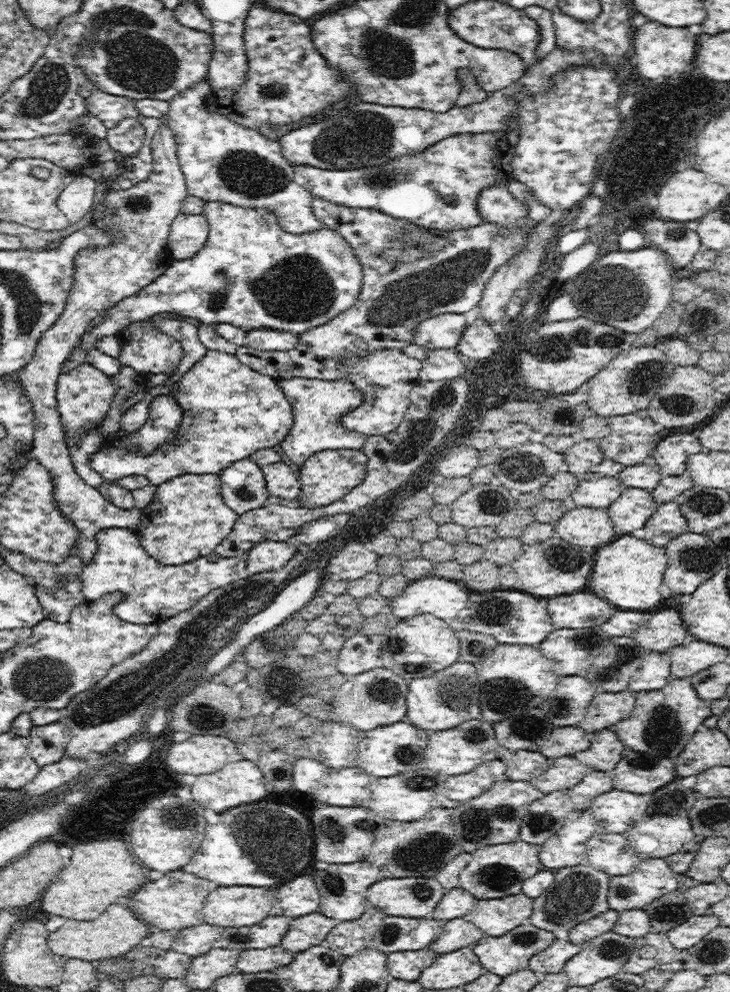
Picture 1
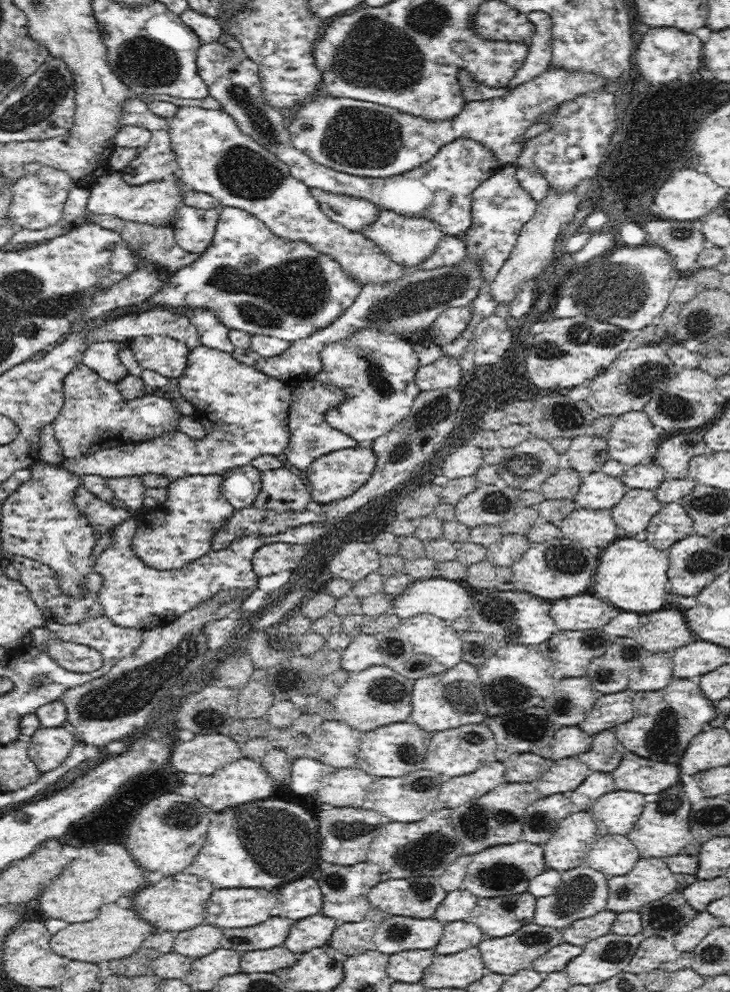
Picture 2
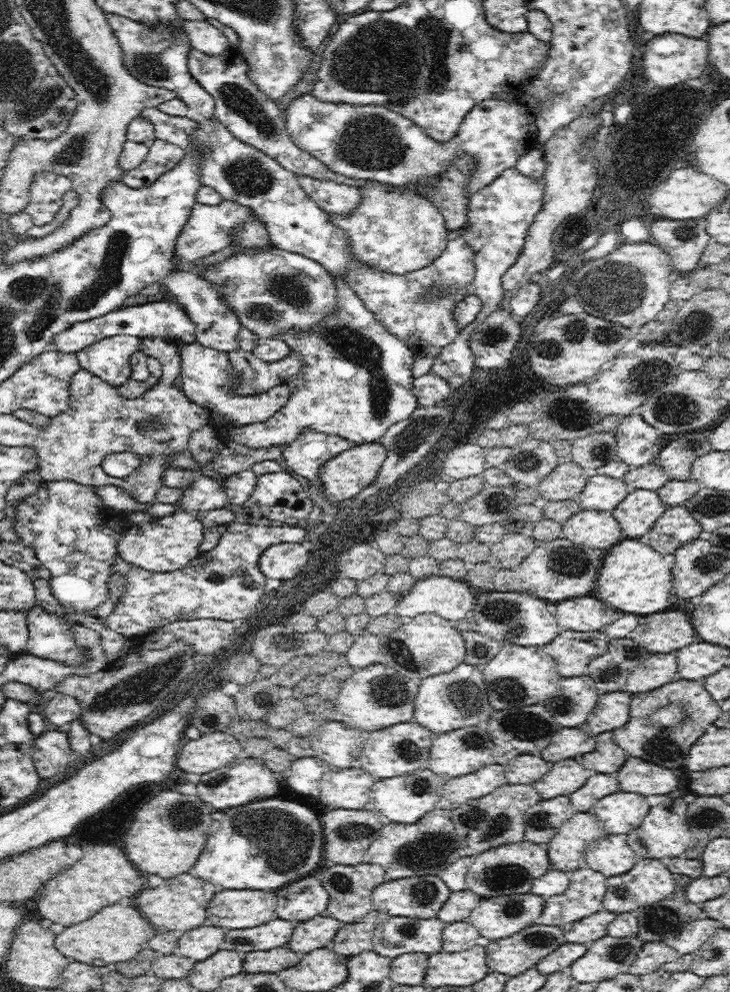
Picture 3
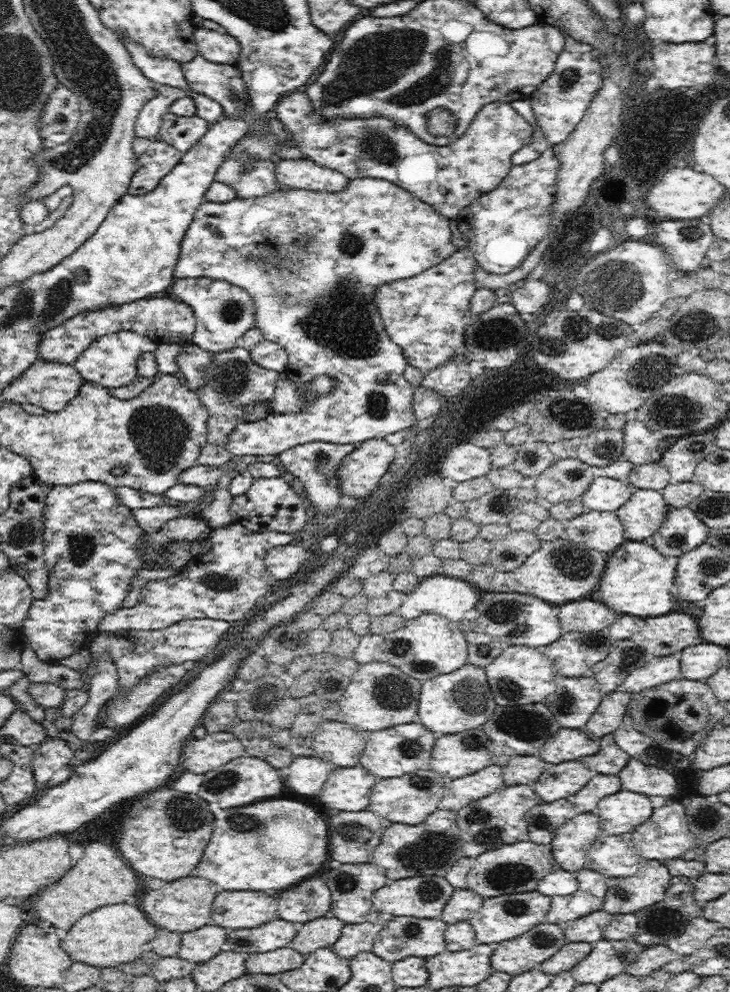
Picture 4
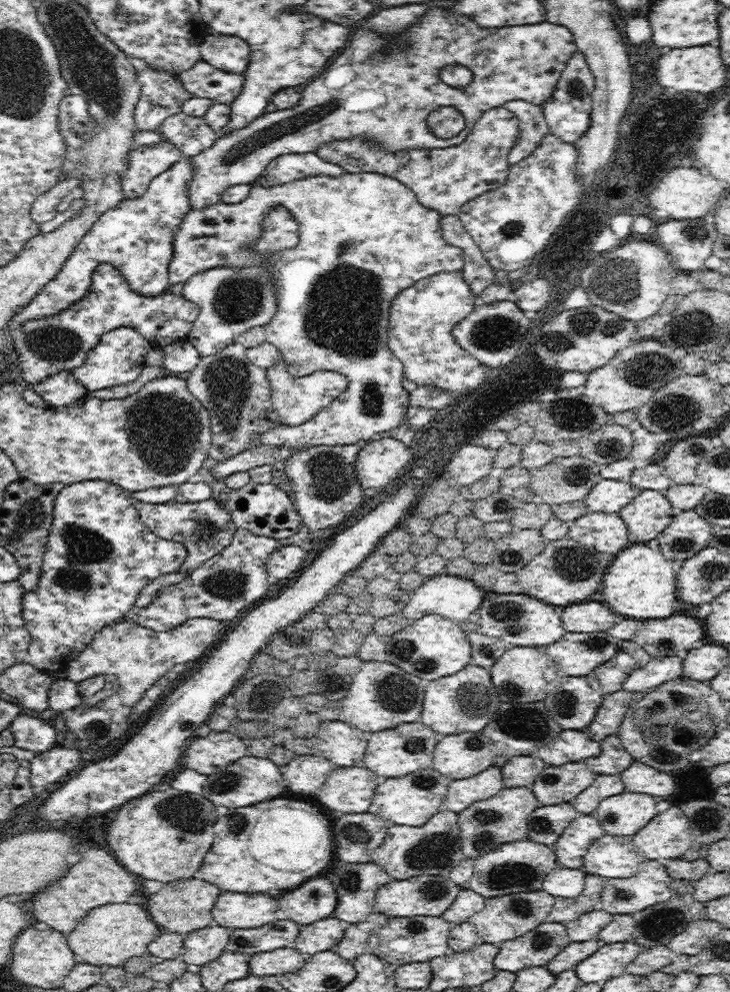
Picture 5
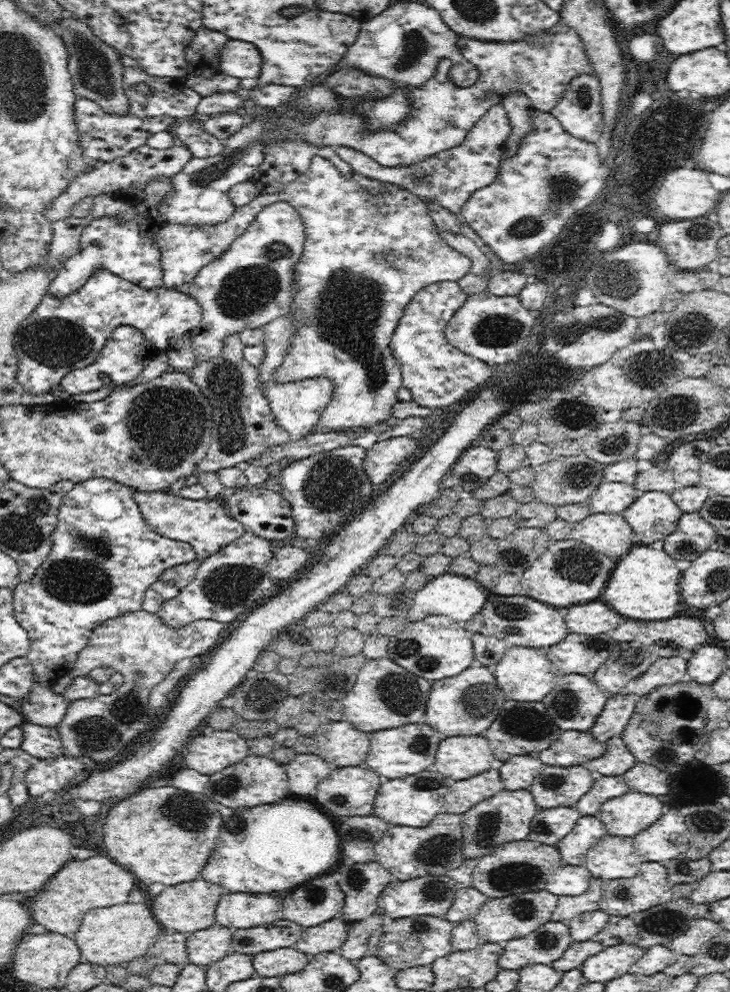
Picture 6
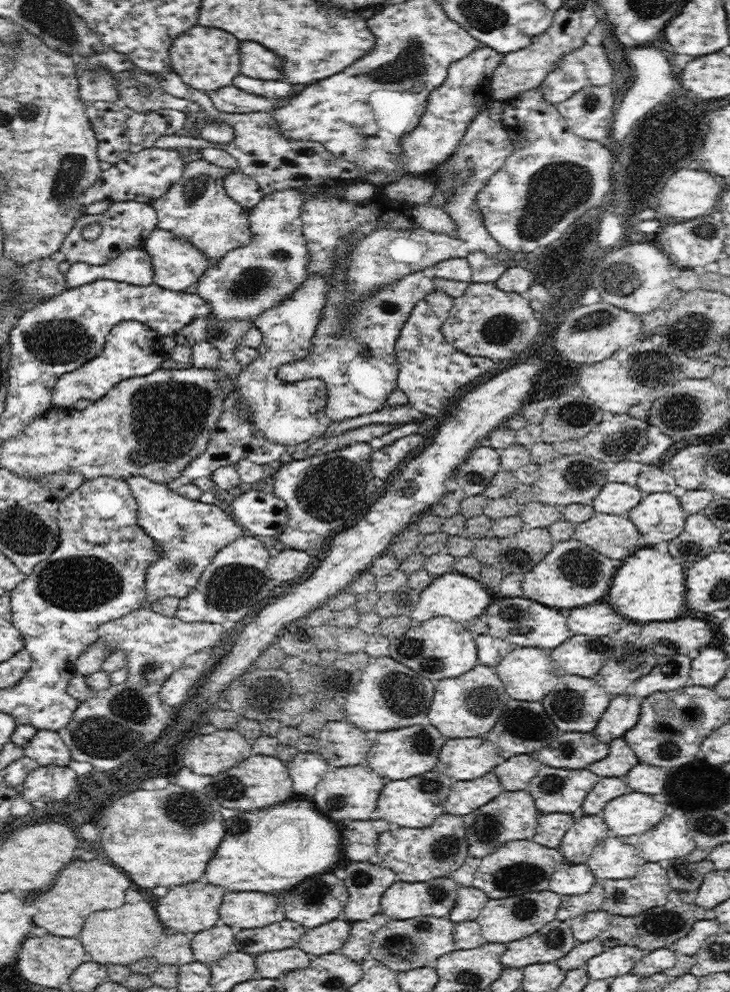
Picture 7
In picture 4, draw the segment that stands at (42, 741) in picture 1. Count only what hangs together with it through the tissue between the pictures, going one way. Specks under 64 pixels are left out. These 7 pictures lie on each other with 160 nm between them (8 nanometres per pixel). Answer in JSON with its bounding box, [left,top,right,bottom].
[32,737,74,784]

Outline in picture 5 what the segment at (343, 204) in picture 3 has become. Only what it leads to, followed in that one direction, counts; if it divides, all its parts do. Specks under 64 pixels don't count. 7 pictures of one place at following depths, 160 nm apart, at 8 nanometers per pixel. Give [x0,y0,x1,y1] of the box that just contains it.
[256,152,344,187]

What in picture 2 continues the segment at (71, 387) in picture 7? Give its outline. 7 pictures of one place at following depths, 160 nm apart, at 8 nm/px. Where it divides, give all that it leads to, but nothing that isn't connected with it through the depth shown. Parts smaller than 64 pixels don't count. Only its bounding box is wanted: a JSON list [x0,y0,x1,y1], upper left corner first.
[82,340,129,383]

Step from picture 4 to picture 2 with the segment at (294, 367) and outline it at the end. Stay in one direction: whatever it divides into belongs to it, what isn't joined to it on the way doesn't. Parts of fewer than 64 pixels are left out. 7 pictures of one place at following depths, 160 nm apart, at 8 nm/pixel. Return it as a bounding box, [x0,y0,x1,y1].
[170,203,443,442]

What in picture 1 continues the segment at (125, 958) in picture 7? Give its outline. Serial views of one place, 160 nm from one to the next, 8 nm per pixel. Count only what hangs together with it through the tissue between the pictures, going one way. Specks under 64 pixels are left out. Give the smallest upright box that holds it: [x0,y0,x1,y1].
[47,904,150,962]

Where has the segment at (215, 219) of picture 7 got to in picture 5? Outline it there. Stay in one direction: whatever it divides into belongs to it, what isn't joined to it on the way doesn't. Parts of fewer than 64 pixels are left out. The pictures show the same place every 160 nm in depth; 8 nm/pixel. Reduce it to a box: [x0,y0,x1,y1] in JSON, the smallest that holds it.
[189,7,577,210]

